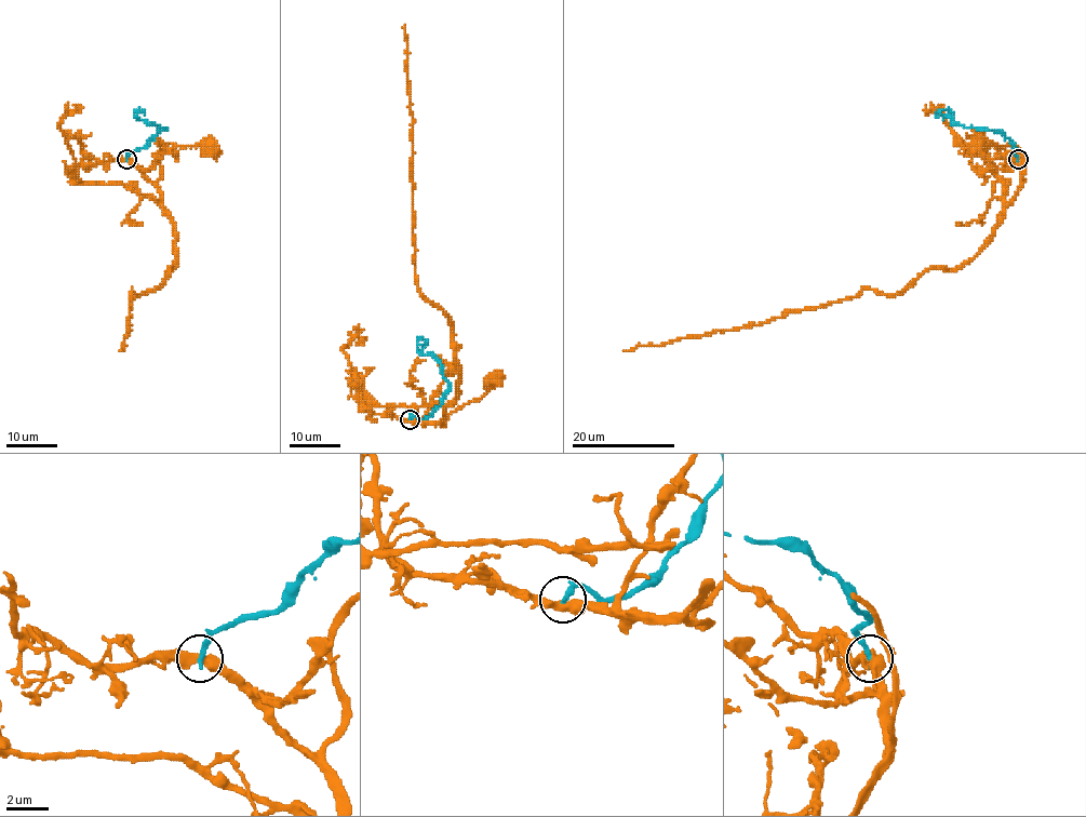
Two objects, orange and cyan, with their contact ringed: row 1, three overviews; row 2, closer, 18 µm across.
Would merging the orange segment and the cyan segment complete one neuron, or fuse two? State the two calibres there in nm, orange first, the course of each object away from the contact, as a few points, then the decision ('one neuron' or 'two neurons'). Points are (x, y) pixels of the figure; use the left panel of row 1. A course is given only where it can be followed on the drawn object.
calibres 460 and 260 nm; course orange (125, 159), (153, 182), (160, 175), (158, 153), (165, 145), (200, 144), (208, 150), (211, 147); course cyan (125, 159), (165, 130), (135, 117), (136, 110), (144, 110), (136, 112), (138, 117); two neurons

